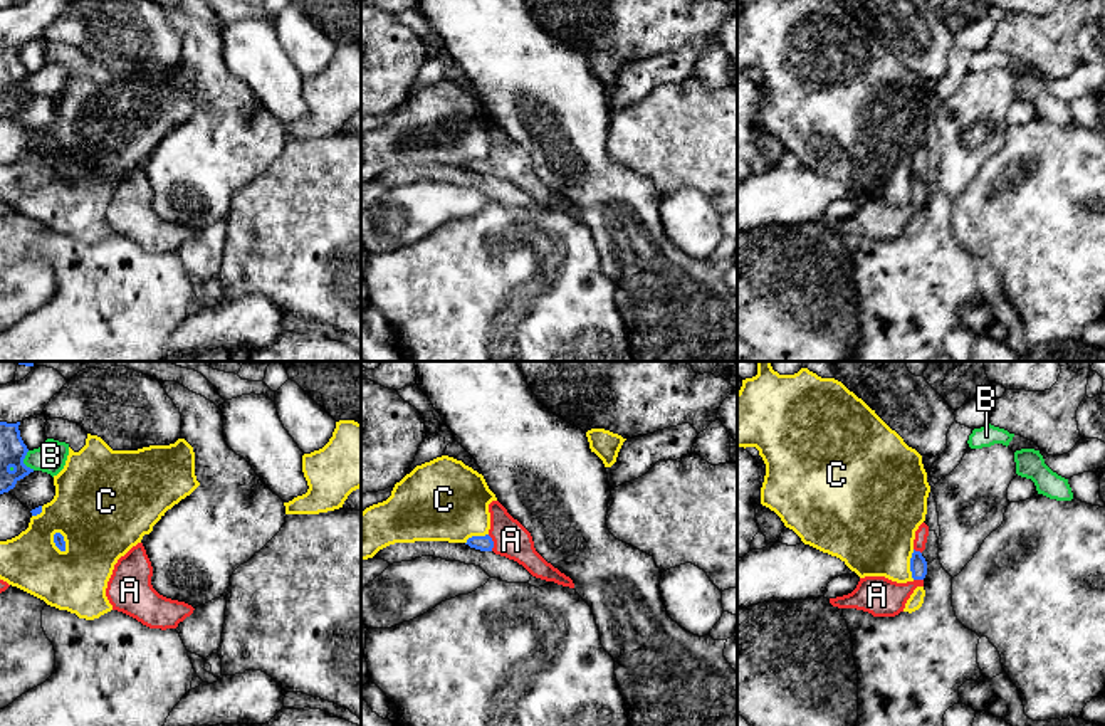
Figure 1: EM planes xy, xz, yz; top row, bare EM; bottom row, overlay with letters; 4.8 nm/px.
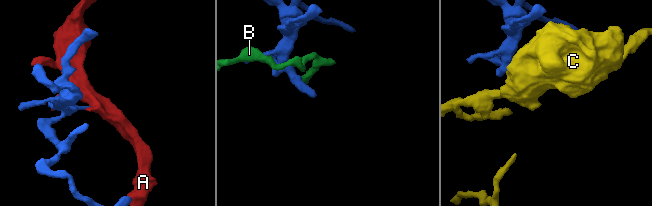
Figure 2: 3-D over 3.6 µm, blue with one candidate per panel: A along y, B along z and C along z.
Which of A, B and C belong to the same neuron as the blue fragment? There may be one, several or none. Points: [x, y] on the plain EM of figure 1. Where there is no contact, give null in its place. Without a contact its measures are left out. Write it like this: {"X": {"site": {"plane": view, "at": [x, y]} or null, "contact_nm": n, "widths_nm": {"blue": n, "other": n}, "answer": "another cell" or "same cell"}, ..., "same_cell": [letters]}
{"A": {"site": {"plane": "xz", "at": [492, 167]}, "contact_nm": 80, "widths_nm": {"blue": 80, "other": 170}, "answer": "same cell"}, "B": {"site": {"plane": "xy", "at": [22, 86]}, "contact_nm": 100, "widths_nm": {"blue": 130, "other": 150}, "answer": "another cell"}, "C": {"site": {"plane": "yz", "at": [911, 189]}, "contact_nm": 140, "widths_nm": {"blue": 80, "other": 400}, "answer": "another cell"}, "same_cell": ["A"]}

